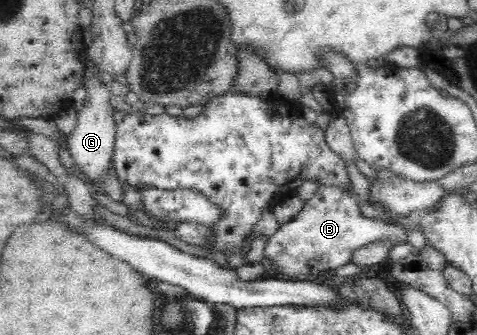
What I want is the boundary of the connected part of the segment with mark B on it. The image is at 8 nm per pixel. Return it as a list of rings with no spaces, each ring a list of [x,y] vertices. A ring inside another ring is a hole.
[[[353,183],[343,186],[319,184],[313,196],[303,202],[301,212],[268,238],[264,254],[265,258],[271,260],[271,274],[275,277],[315,281],[319,274],[349,264],[356,250],[374,240],[391,237],[397,244],[408,242],[406,230],[398,224],[363,216],[359,201]]]

